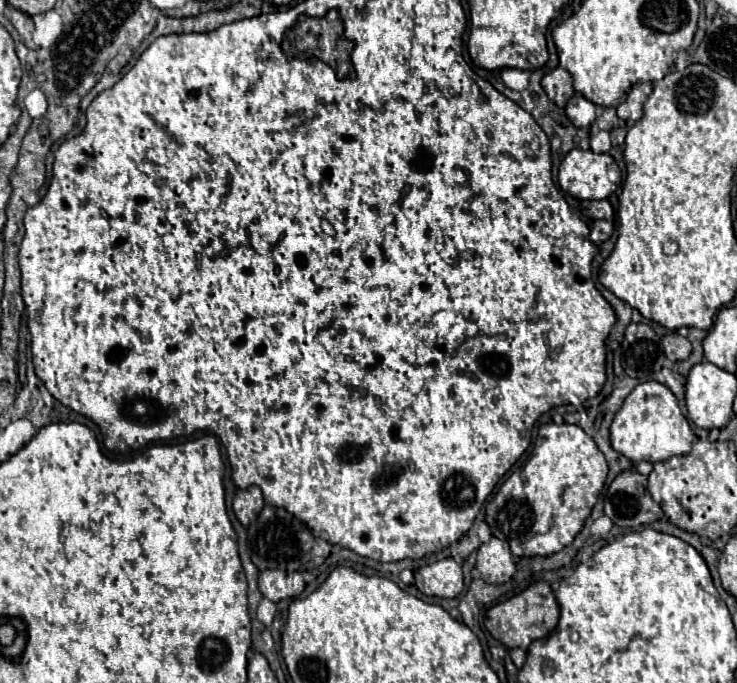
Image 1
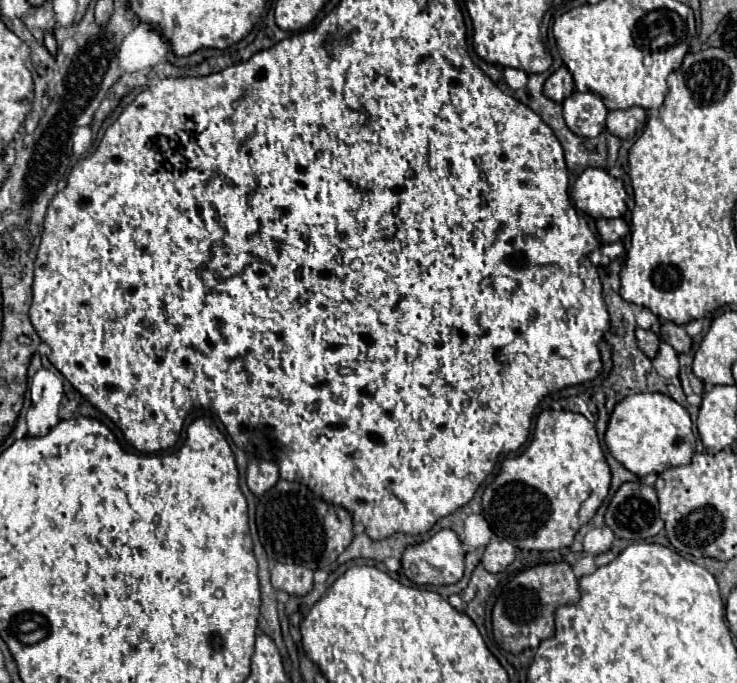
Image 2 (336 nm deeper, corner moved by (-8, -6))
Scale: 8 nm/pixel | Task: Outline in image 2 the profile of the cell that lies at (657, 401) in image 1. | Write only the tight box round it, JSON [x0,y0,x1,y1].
[604,392,696,478]

